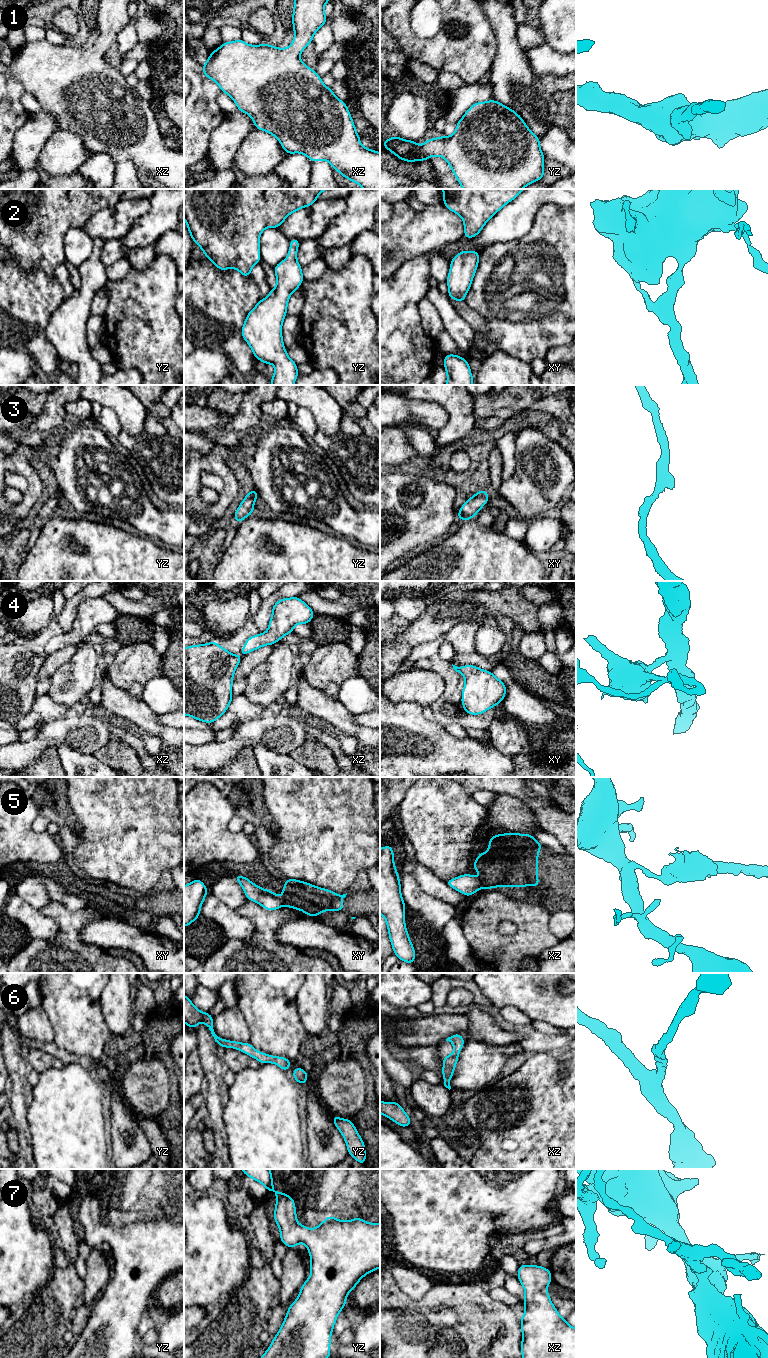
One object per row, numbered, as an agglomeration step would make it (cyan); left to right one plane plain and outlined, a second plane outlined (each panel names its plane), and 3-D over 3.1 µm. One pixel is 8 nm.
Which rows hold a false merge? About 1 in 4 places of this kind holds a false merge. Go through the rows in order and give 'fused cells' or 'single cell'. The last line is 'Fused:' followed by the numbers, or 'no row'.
1: single cell
2: single cell
3: single cell
4: single cell
5: fused cells
6: single cell
7: single cell
Fused: 5

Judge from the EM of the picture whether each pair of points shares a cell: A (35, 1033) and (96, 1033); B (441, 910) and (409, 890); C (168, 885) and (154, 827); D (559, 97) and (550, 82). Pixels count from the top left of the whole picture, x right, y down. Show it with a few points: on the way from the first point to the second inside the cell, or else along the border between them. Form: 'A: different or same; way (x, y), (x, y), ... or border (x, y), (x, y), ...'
A: different; border (44, 1011), (53, 1031), (53, 1042)
B: same; way (433, 910), (417, 895)
C: different; border (168, 870), (162, 873), (153, 890)
D: different; border (565, 90), (559, 90), (552, 94)

